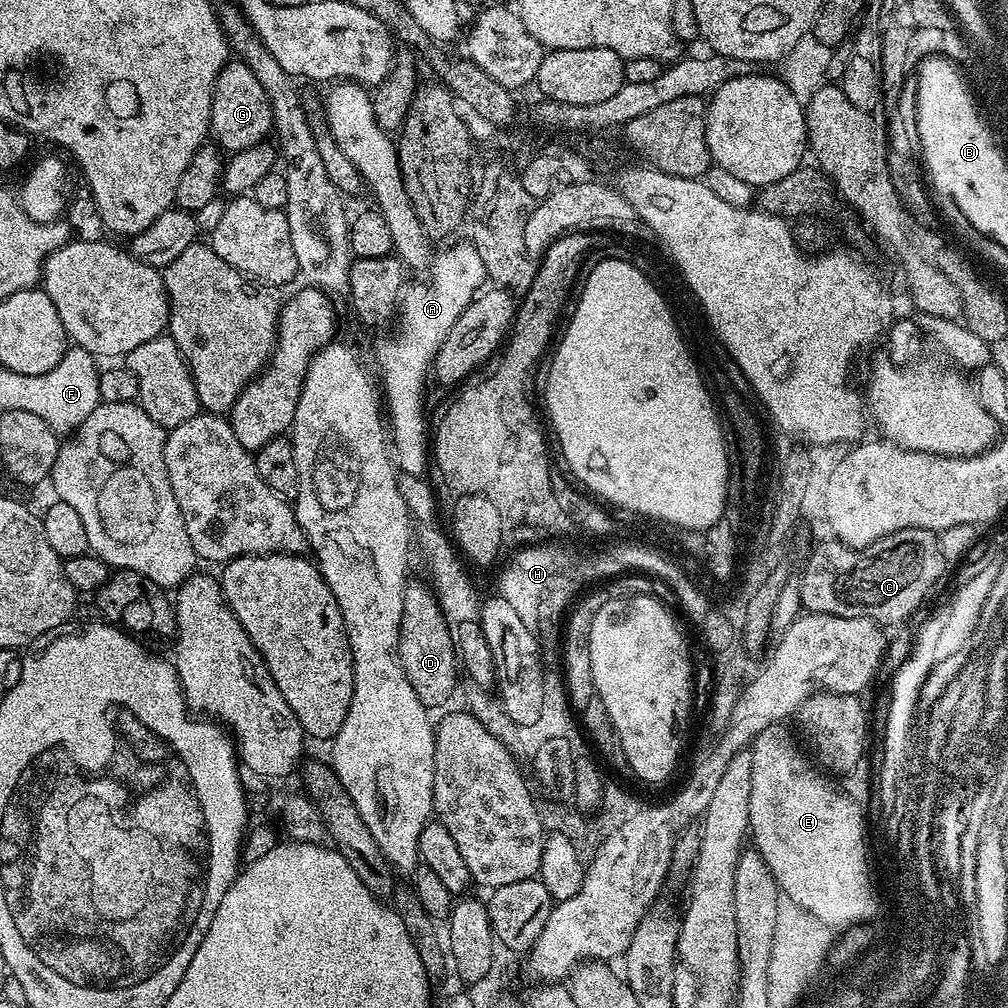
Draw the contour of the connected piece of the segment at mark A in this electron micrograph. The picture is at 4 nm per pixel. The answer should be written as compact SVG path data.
M471 242L456 244L445 252L437 251L431 257L427 276L428 284L405 287L398 304L400 325L396 333L376 344L382 404L386 409L386 420L394 441L394 456L399 471L409 472L412 476L420 476L423 472L425 475L430 464L430 444L427 439L424 441L424 379L429 379L432 360L438 354L446 334L450 334L450 326L458 322L464 307L475 300L481 291L480 283L486 280L482 258L478 258L478 250Z

